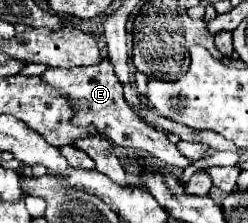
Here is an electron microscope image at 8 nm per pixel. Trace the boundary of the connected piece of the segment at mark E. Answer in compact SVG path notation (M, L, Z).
M105 57L101 63L89 65L89 67L73 67L73 69L53 67L53 69L47 69L43 73L43 77L47 77L49 85L55 85L55 89L63 89L69 97L75 97L75 101L79 101L79 109L83 109L83 113L79 113L79 117L75 117L77 125L95 125L99 129L99 135L107 137L111 143L115 143L119 147L143 149L149 155L157 157L159 161L167 163L167 167L171 167L171 169L187 169L191 165L187 161L187 157L181 157L177 147L167 139L167 135L163 131L157 131L157 129L145 125L143 121L139 121L133 115L131 107L127 105L127 101L123 97L123 85L115 75L113 63L109 57Z

